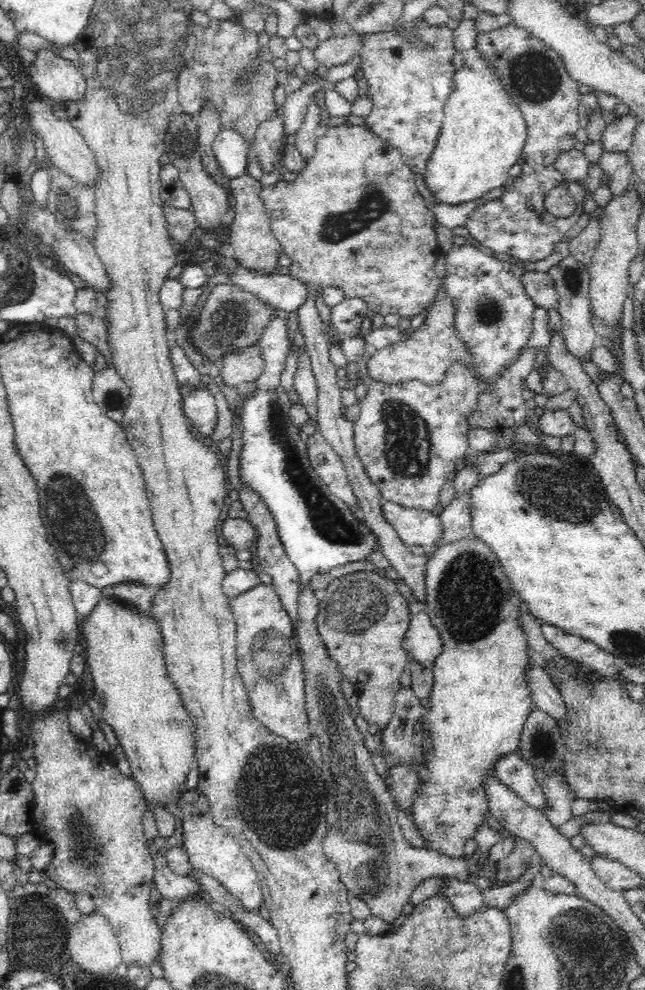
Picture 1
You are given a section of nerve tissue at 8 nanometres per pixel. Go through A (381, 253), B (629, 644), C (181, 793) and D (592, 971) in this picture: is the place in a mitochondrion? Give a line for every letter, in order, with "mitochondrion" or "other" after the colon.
A: mitochondrion
B: mitochondrion
C: other
D: mitochondrion

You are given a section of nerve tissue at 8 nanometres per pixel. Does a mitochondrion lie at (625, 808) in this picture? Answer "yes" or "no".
no

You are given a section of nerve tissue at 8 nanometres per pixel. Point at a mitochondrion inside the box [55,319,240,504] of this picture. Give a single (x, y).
(114, 401)

